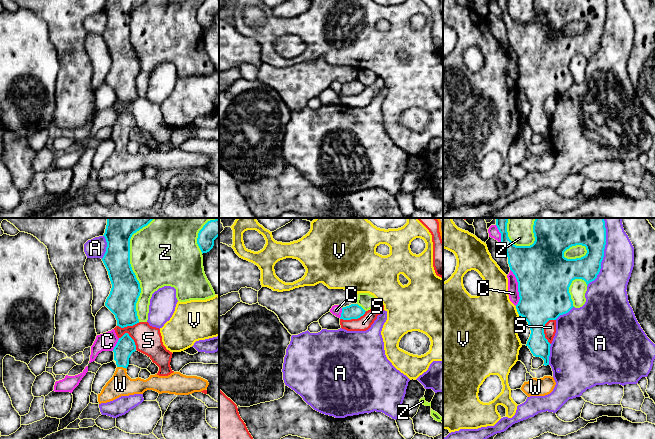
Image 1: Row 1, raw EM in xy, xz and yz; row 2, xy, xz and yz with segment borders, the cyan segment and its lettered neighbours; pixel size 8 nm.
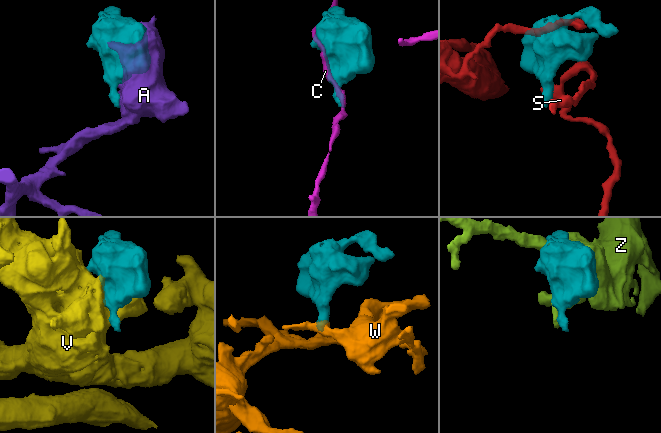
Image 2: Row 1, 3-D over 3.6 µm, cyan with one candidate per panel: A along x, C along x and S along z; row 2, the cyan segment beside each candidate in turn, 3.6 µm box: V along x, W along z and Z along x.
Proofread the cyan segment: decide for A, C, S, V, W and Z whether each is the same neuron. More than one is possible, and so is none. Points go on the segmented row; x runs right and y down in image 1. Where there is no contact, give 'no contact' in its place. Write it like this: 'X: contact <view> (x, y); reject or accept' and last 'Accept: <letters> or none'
A: contact yz (603, 253); reject
C: contact yz (518, 287); reject
S: contact yz (543, 329); reject
V: contact yz (517, 311); reject
W: contact xy (122, 366); accept
Z: contact xy (131, 268); reject
Accept: W

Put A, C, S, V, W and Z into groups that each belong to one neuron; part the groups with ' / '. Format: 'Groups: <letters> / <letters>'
Groups: A / C / S / V / W / Z

